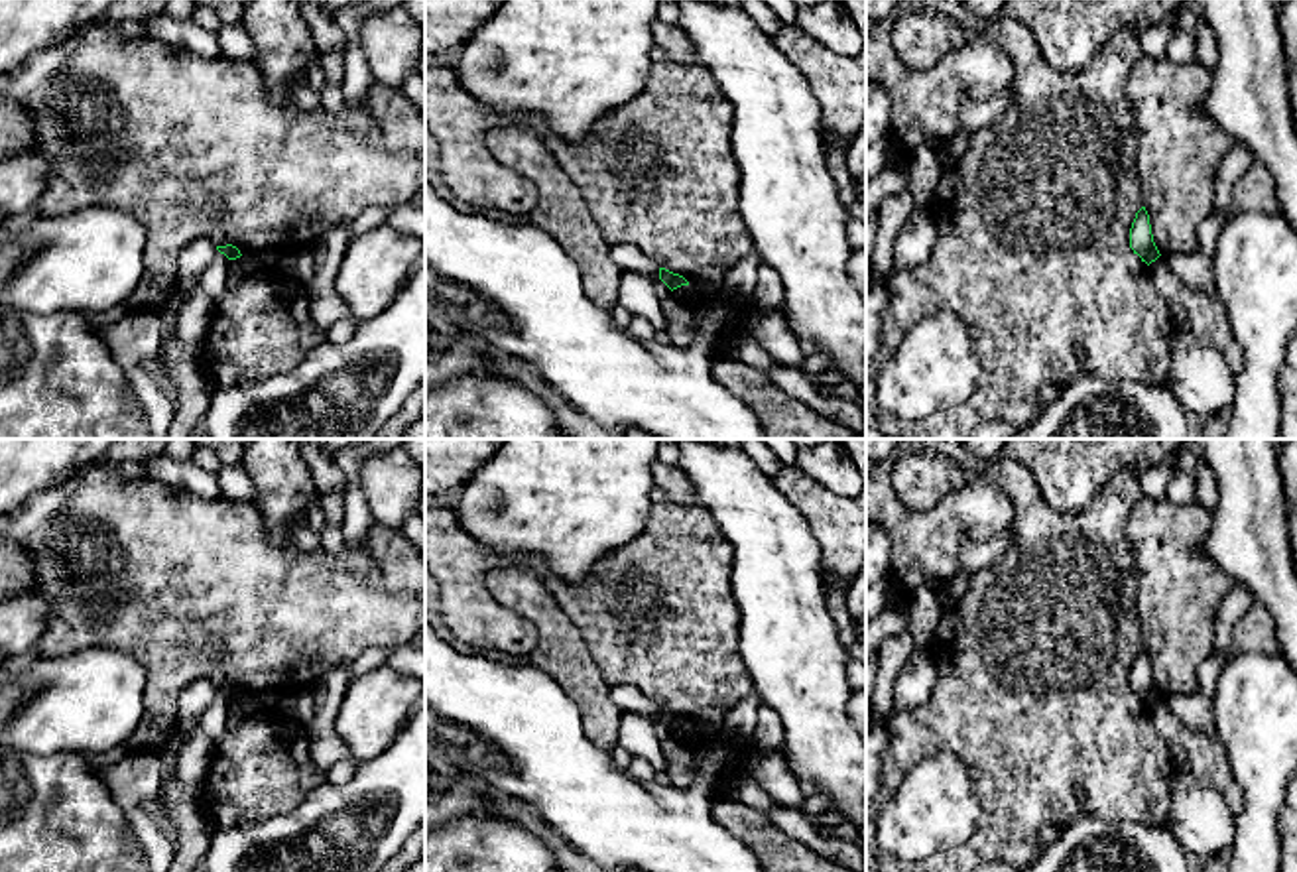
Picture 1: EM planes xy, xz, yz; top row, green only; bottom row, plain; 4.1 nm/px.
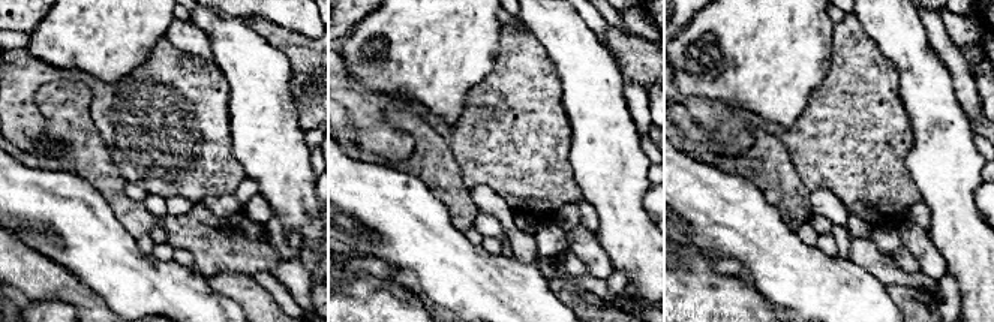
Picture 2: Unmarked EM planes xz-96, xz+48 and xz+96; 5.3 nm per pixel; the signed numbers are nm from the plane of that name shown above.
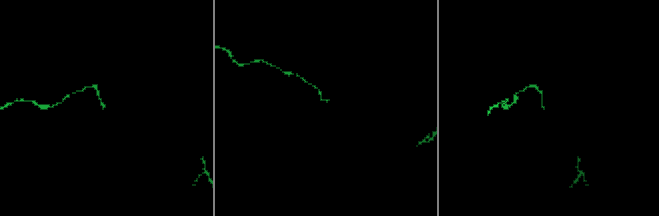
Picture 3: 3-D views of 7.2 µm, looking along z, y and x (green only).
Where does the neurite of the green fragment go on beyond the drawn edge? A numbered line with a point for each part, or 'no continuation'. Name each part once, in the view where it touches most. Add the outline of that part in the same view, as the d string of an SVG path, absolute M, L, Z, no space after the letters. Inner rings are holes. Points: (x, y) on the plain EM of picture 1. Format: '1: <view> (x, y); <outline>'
no continuation

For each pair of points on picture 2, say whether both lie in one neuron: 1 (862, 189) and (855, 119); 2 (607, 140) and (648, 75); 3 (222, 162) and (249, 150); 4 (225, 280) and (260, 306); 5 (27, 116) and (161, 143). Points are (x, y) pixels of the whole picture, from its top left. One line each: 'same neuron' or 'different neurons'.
1: same neuron
2: different neurons
3: different neurons
4: same neuron
5: same neuron

